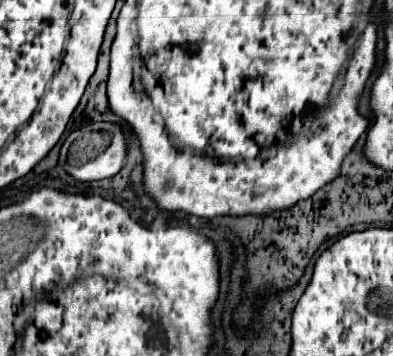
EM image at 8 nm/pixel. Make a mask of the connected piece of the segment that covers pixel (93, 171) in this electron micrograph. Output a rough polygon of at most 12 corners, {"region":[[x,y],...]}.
{"region":[[93,122],[73,130],[59,164],[79,182],[121,170],[121,126]]}

